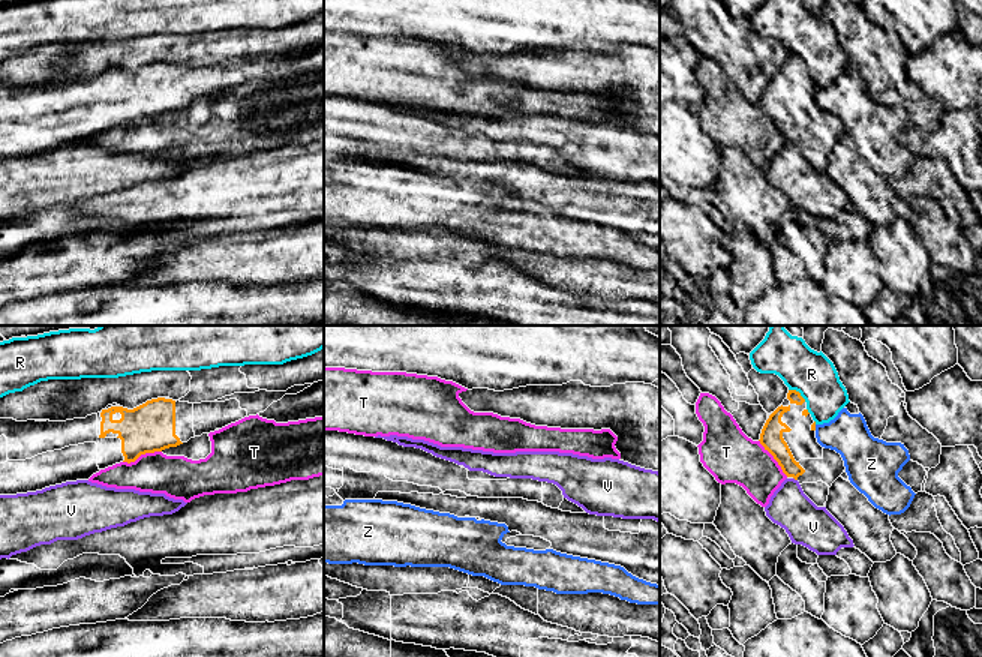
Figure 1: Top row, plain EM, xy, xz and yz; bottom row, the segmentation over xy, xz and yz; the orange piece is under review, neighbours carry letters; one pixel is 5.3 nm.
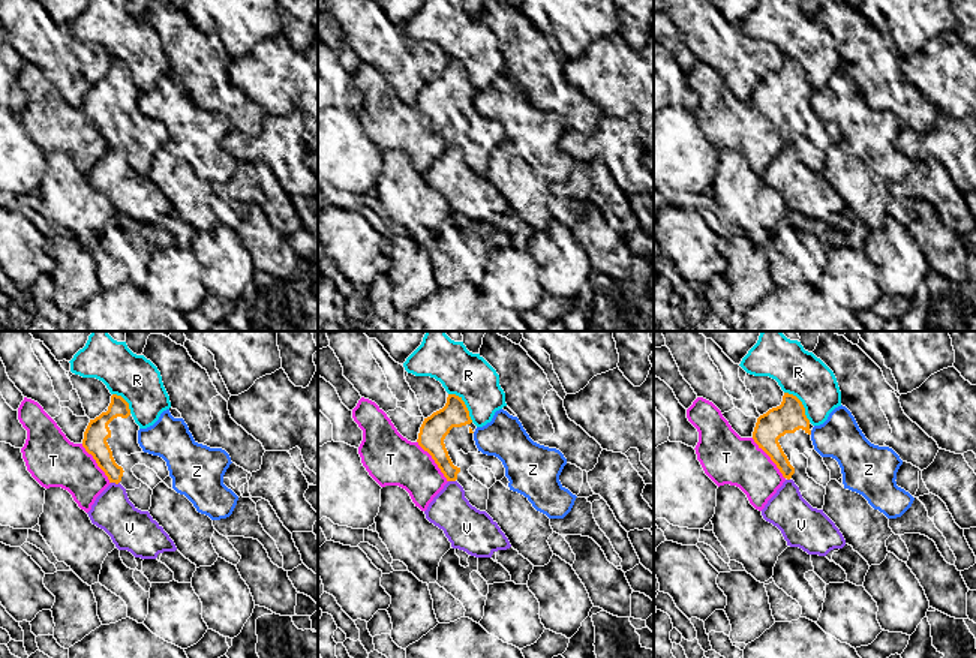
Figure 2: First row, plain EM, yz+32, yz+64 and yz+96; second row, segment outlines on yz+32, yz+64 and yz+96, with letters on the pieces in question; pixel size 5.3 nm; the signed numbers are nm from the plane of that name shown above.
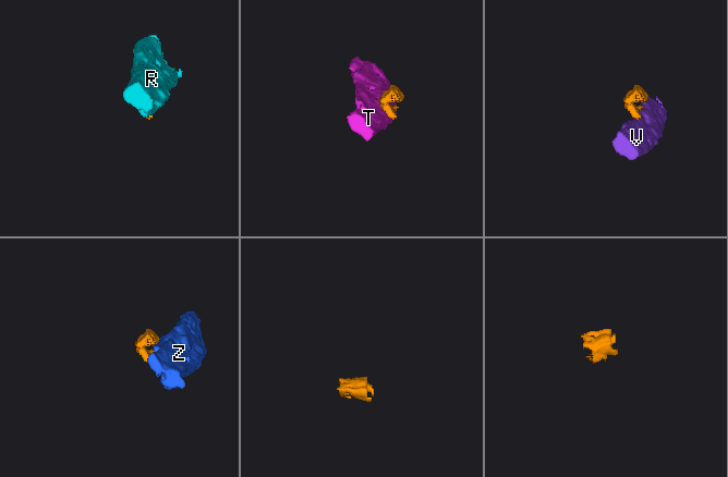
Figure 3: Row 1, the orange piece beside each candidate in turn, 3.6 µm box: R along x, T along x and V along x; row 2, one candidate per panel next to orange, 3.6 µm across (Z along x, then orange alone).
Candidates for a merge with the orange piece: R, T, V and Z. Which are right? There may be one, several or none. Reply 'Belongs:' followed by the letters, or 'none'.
Belongs: none

